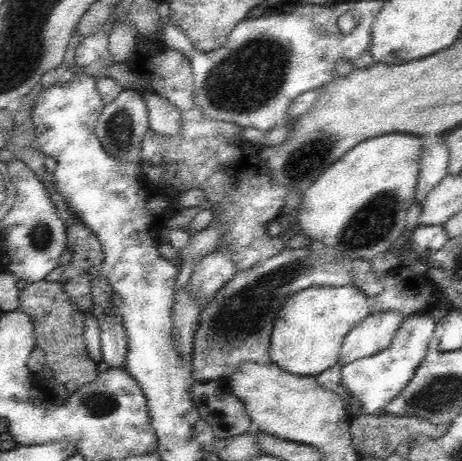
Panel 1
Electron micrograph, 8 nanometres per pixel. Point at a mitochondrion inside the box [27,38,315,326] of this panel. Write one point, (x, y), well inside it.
(119, 130)

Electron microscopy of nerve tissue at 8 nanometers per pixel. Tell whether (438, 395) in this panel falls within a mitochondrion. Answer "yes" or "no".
yes

